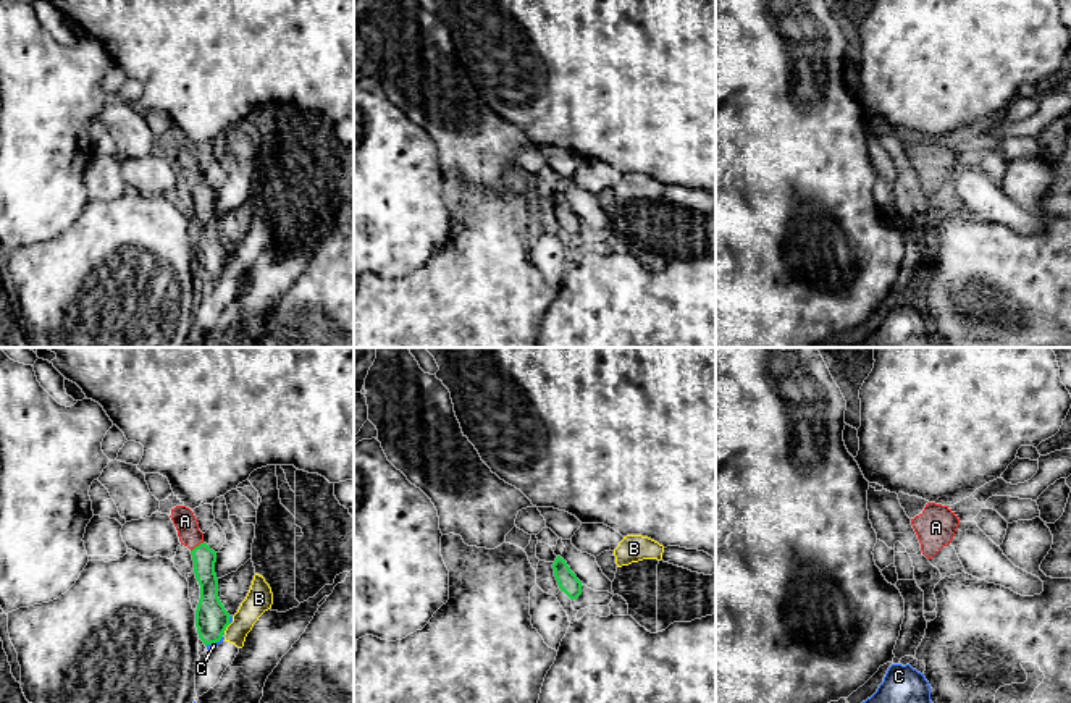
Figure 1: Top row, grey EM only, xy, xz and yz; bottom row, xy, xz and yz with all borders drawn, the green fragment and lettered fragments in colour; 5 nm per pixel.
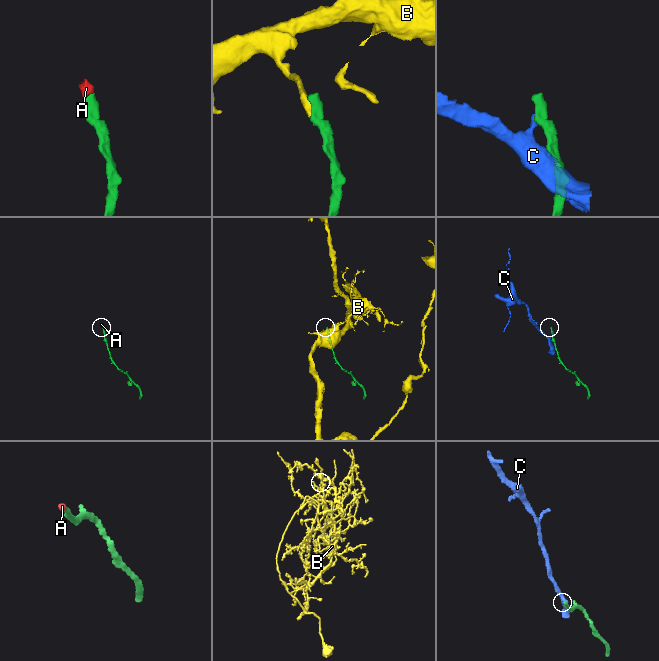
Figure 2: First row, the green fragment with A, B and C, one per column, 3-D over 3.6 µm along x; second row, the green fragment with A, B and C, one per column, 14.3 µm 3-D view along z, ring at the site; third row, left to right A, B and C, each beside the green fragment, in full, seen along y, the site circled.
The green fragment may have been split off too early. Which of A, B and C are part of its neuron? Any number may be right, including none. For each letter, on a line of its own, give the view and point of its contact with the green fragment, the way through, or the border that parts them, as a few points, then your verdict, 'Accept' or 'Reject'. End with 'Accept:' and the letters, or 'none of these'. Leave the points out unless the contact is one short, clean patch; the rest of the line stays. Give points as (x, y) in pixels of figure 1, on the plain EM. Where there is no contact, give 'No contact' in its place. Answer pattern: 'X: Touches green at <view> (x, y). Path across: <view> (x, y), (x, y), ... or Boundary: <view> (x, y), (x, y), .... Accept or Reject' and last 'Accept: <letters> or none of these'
A: Touches green at xy (196, 185). Path across: xy (204, 196), (196, 185), (184, 159). Accept
B: Touches green at xy (225, 267). Boundary: xy (230, 262), (223, 270). Reject
C: Touches green at xy (215, 280). Reject
Accept: A

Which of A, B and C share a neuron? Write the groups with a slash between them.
A / B / C

